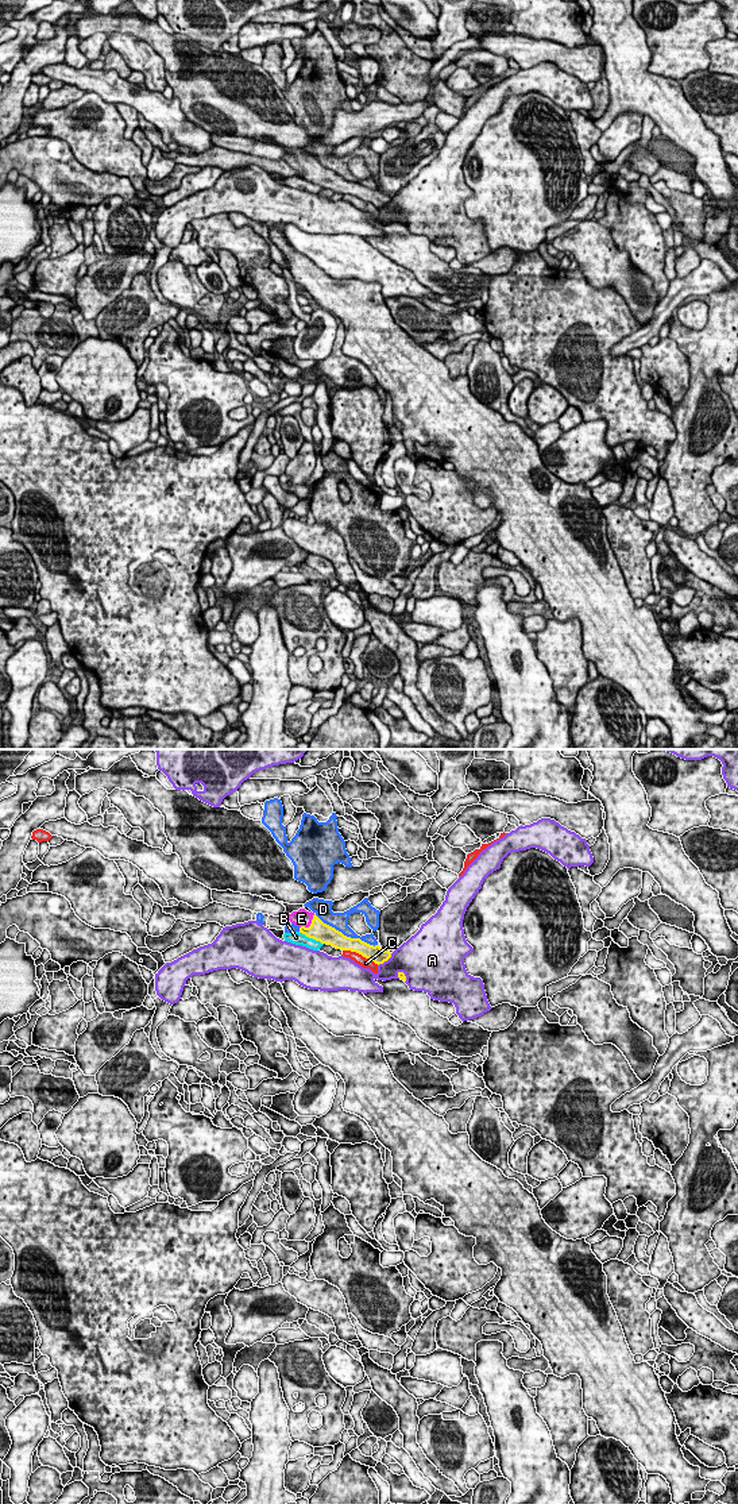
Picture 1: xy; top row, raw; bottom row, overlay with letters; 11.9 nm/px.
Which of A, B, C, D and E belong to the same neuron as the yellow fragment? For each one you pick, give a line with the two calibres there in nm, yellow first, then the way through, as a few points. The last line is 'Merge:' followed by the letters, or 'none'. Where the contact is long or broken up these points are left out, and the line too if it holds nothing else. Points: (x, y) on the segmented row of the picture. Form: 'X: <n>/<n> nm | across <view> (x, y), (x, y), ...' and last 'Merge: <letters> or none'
E: 240/190 nm | across xy (317, 930), (310, 925), (301, 918)
Merge: E

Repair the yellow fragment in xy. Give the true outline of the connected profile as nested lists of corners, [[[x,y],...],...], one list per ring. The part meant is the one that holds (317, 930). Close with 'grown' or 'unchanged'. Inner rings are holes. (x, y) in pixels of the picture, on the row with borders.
[[[279,902],[286,907],[285,918],[300,928],[300,933],[321,944],[332,945],[336,949],[351,950],[371,959],[375,964],[383,964],[391,957],[389,950],[379,945],[370,945],[360,938],[344,936],[335,928],[324,923],[314,913],[304,909],[304,905],[289,905]]]; grown

